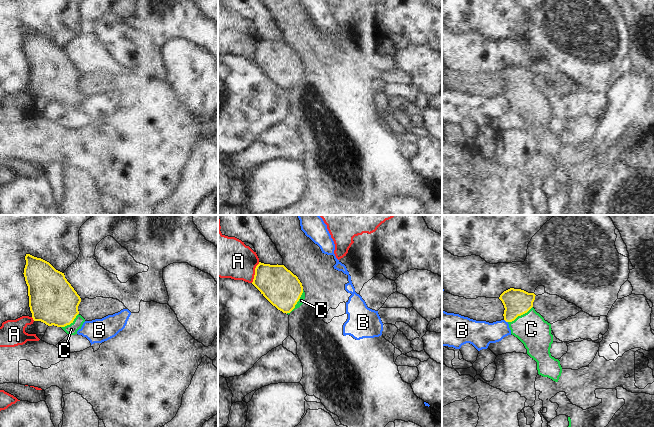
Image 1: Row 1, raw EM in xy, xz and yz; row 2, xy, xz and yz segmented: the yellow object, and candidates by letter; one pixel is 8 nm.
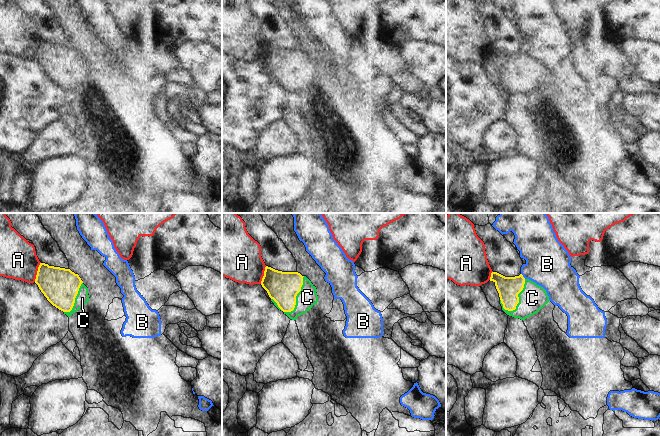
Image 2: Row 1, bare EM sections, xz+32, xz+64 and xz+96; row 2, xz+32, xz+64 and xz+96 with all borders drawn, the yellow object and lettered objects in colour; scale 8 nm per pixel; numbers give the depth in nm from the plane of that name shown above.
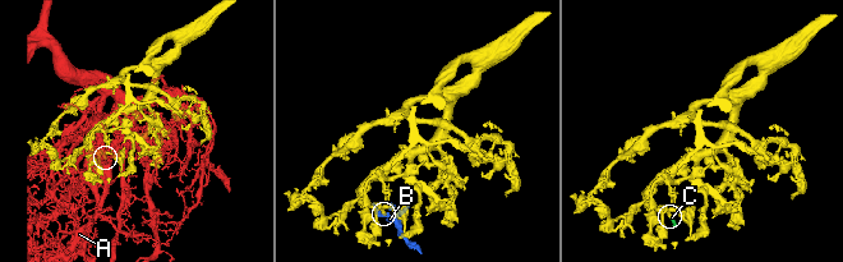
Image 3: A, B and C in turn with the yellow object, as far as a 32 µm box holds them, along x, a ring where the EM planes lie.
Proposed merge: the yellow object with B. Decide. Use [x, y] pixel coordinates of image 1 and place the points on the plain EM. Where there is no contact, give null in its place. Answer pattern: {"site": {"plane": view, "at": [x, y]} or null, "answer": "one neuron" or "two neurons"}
{"site": {"plane": "yz", "at": [506, 97]}, "answer": "two neurons"}

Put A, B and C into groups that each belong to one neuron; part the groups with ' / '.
A / B / C

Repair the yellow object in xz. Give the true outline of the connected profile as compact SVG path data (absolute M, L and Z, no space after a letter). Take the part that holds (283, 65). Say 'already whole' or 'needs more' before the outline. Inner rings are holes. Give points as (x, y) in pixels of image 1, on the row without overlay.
needs more; M259 38L252 60L273 82L288 91L305 75L302 59L284 41Z

